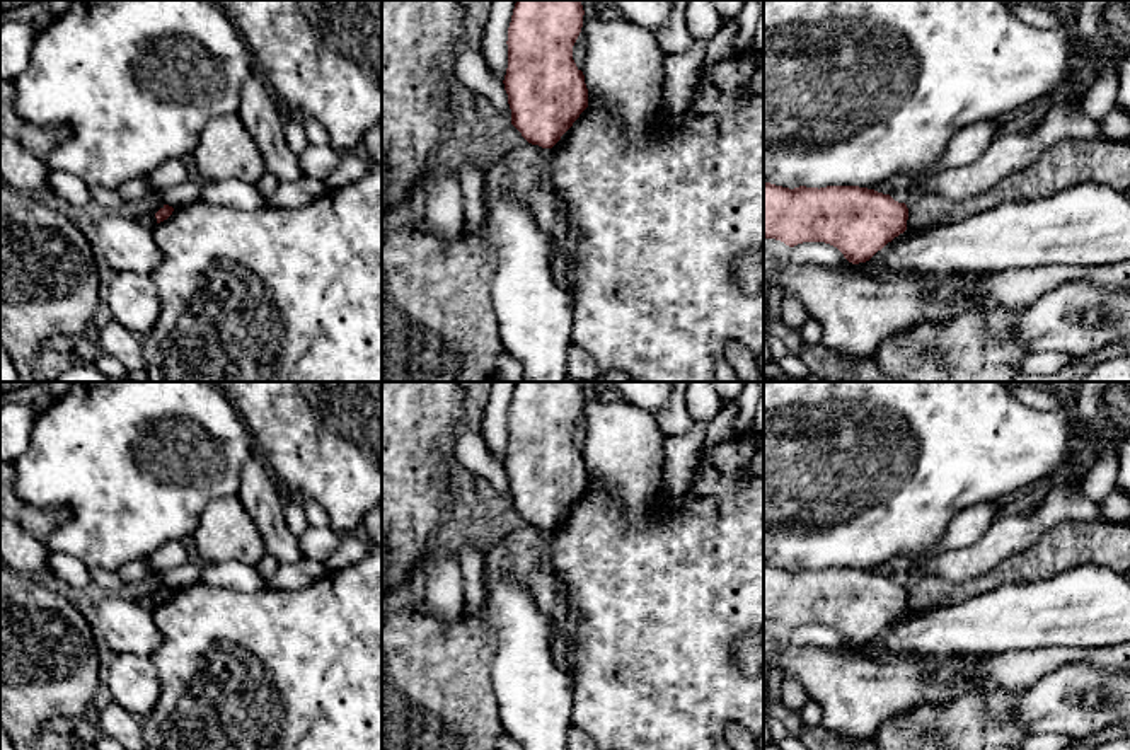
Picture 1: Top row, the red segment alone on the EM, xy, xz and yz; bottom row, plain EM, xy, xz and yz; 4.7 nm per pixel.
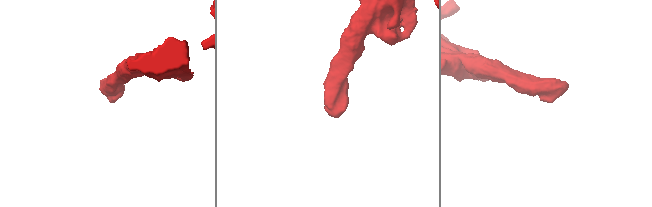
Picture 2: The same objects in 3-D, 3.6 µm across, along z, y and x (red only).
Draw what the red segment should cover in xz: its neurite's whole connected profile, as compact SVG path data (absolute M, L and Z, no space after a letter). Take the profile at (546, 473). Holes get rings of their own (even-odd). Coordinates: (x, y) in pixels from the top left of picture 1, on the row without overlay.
M516 382L508 409L504 472L511 506L542 530L552 530L588 489L573 428L583 409L581 382Z

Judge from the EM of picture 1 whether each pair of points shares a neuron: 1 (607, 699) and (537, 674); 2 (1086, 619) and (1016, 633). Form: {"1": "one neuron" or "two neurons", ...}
{"1": "two neurons", "2": "one neuron"}

